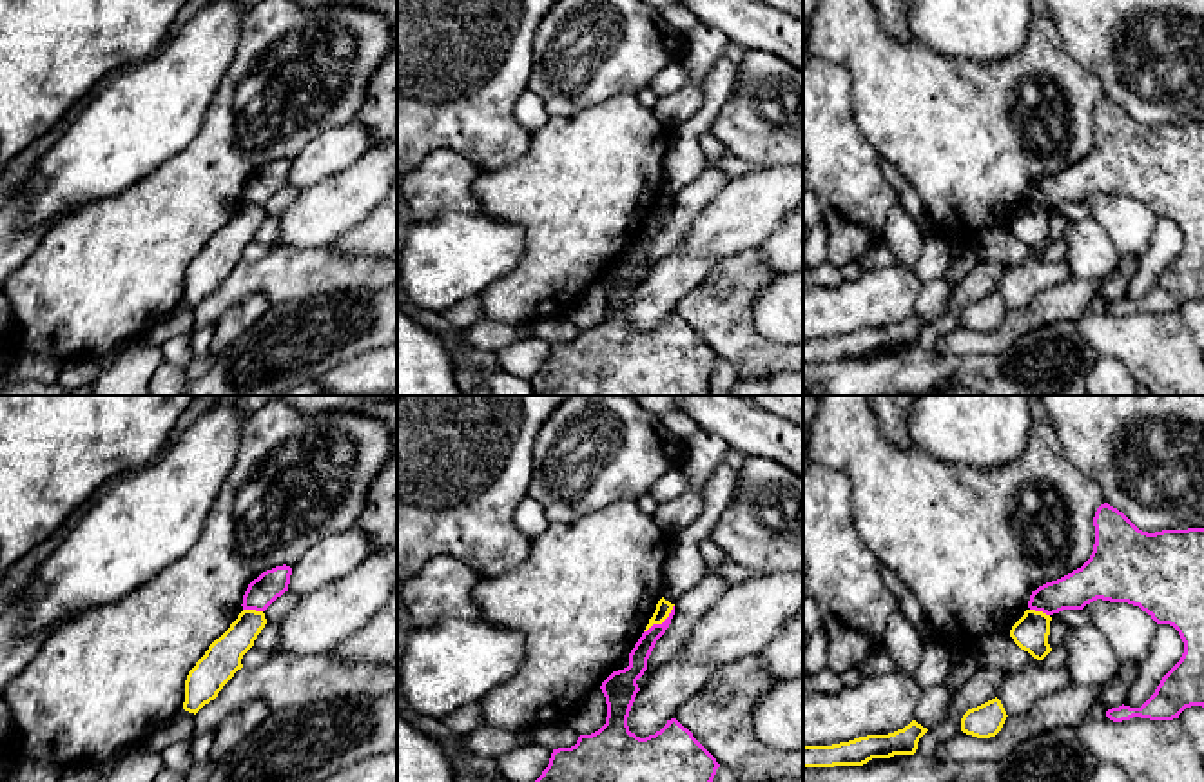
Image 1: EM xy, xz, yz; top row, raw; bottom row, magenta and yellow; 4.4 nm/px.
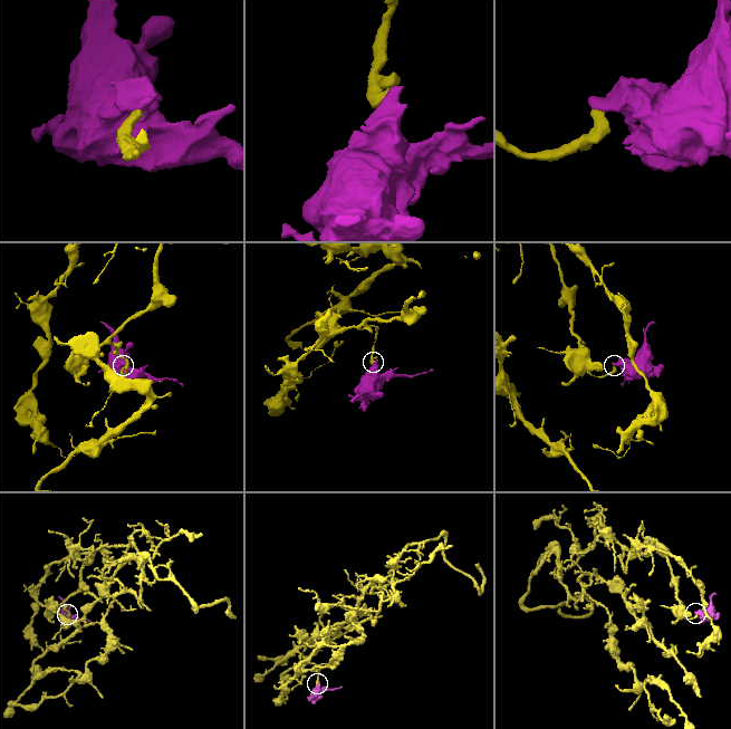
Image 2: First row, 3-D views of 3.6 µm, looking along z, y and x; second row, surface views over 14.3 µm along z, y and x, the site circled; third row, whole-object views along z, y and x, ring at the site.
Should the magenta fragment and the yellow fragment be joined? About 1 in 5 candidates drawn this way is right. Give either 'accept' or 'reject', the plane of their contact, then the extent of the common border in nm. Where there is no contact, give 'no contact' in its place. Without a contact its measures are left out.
reject | xz | 180 nm

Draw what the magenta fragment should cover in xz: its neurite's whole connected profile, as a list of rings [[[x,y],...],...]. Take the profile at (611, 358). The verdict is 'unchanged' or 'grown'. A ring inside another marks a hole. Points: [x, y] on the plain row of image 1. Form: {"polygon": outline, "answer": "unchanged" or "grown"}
{"polygon": [[[675,200],[662,218],[642,227],[629,247],[629,259],[613,265],[600,279],[607,310],[606,318],[580,328],[571,341],[553,343],[548,361],[531,379],[537,396],[711,396],[711,376],[720,357],[676,312],[646,332],[629,325],[627,310],[640,285],[636,274],[647,263],[647,252],[656,234],[665,227]]], "answer": "unchanged"}

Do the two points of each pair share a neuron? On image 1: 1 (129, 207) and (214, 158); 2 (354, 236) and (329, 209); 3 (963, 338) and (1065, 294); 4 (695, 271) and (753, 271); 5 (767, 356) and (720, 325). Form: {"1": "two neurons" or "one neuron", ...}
{"1": "one neuron", "2": "two neurons", "3": "one neuron", "4": "two neurons", "5": "one neuron"}

